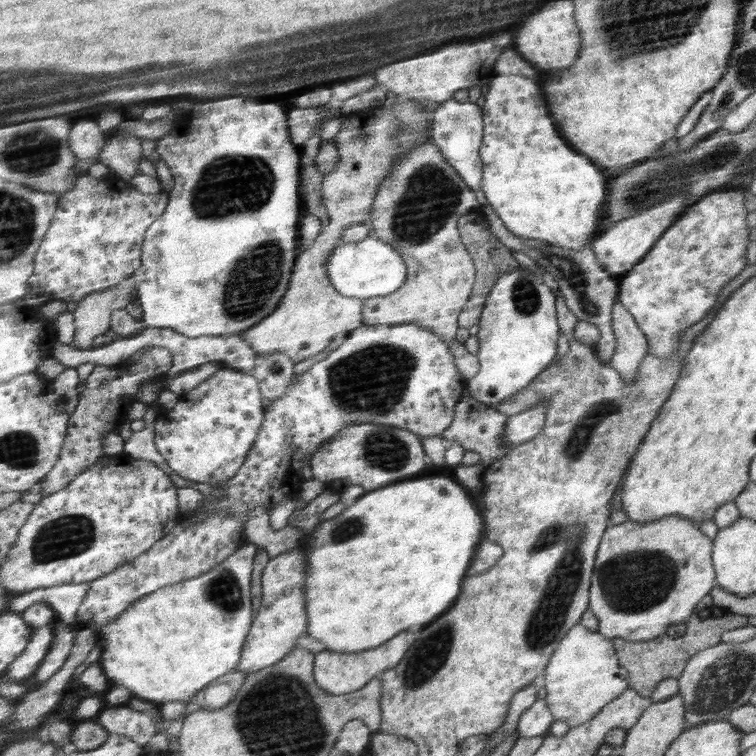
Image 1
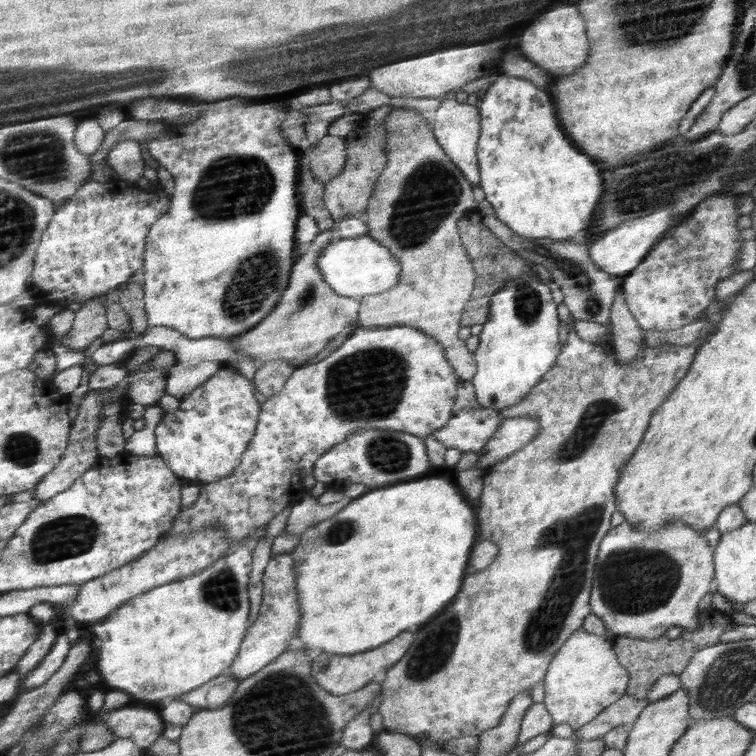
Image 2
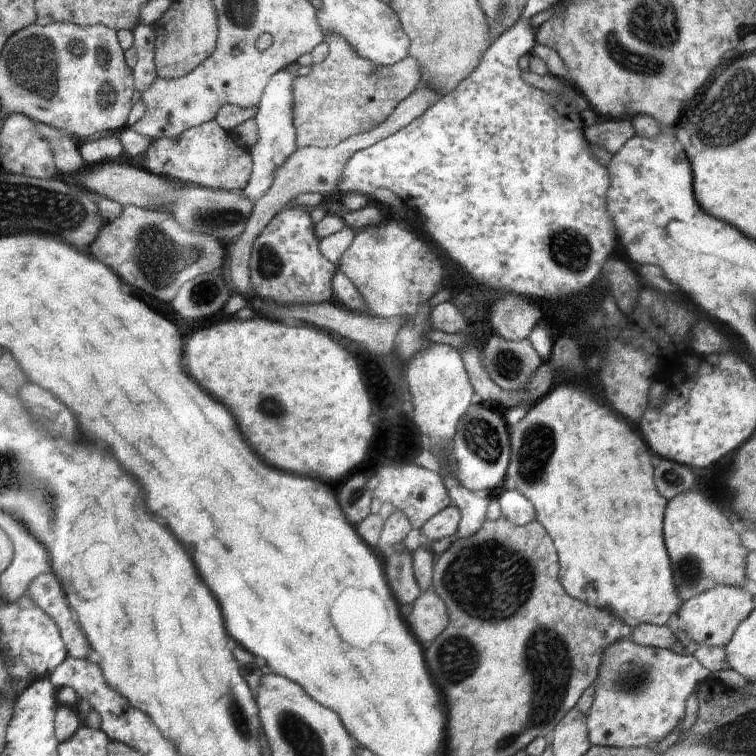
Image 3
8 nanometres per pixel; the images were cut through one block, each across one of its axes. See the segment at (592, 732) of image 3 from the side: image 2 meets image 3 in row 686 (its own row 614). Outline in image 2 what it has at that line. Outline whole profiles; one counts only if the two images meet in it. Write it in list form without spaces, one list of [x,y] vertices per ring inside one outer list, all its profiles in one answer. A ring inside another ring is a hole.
[[[624,521],[606,534],[597,553],[590,598],[592,614],[601,618],[606,630],[616,636],[654,639],[664,635],[670,626],[680,626],[684,631],[700,628],[696,624],[698,602],[710,592],[716,564],[712,564],[712,547],[698,533],[693,527],[676,521],[657,531],[643,531]]]

